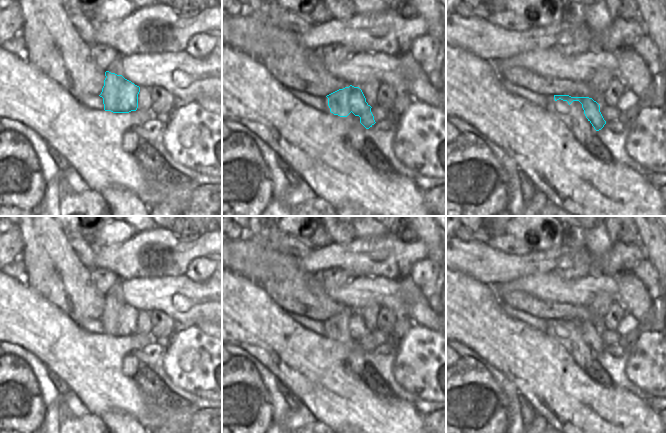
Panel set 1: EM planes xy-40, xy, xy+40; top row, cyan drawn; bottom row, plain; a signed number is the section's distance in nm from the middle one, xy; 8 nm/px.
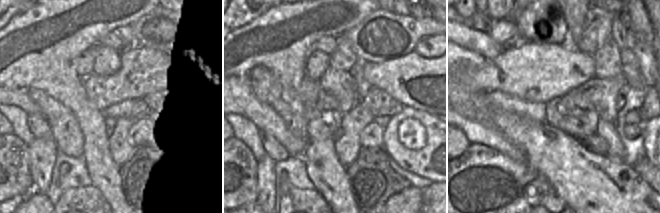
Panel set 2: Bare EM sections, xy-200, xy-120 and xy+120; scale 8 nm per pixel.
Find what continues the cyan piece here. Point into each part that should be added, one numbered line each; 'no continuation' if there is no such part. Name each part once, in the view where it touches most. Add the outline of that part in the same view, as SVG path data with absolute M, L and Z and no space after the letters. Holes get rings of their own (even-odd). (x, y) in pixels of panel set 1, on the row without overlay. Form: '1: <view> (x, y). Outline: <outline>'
no continuation.

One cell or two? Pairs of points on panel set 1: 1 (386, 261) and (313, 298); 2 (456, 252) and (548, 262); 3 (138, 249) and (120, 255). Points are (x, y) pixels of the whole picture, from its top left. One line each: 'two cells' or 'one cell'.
1: two cells
2: one cell
3: one cell

